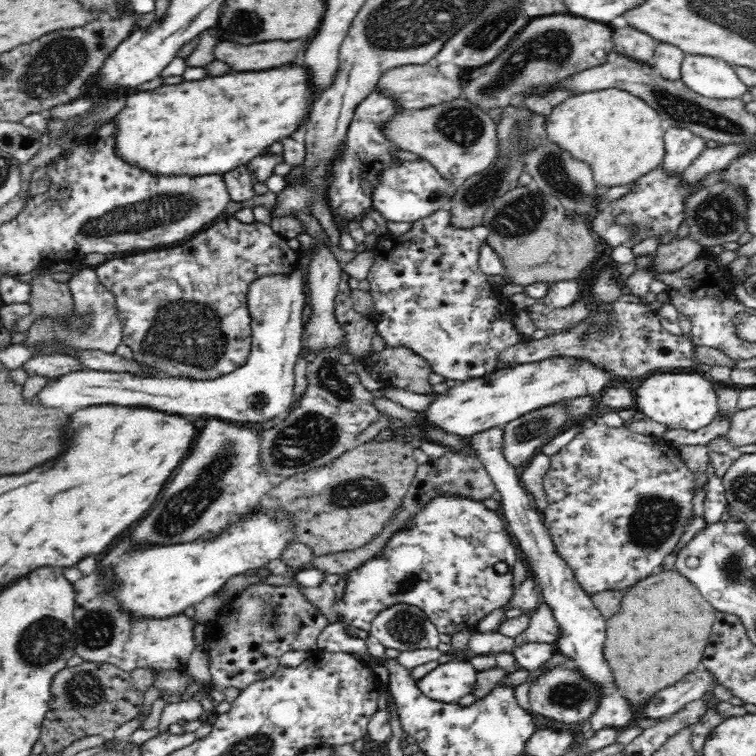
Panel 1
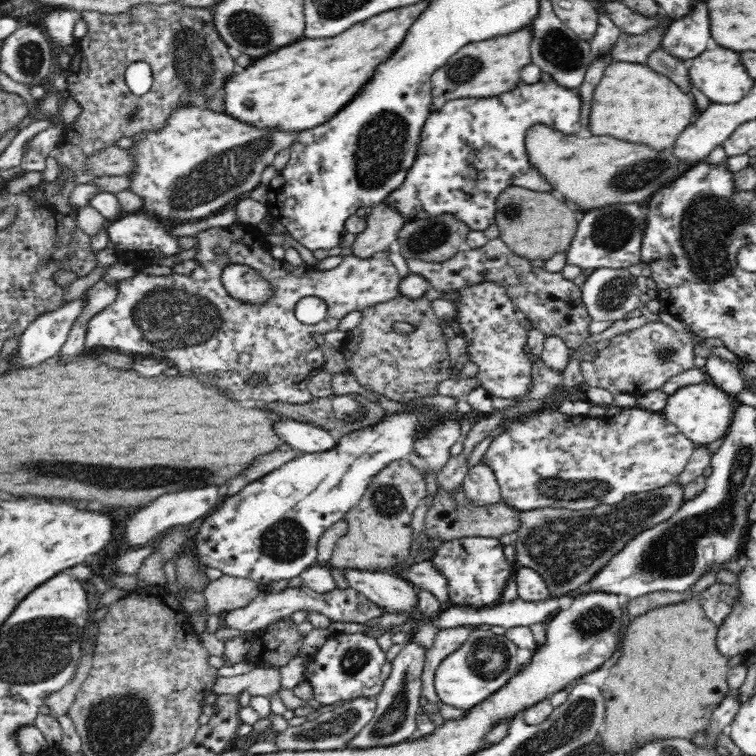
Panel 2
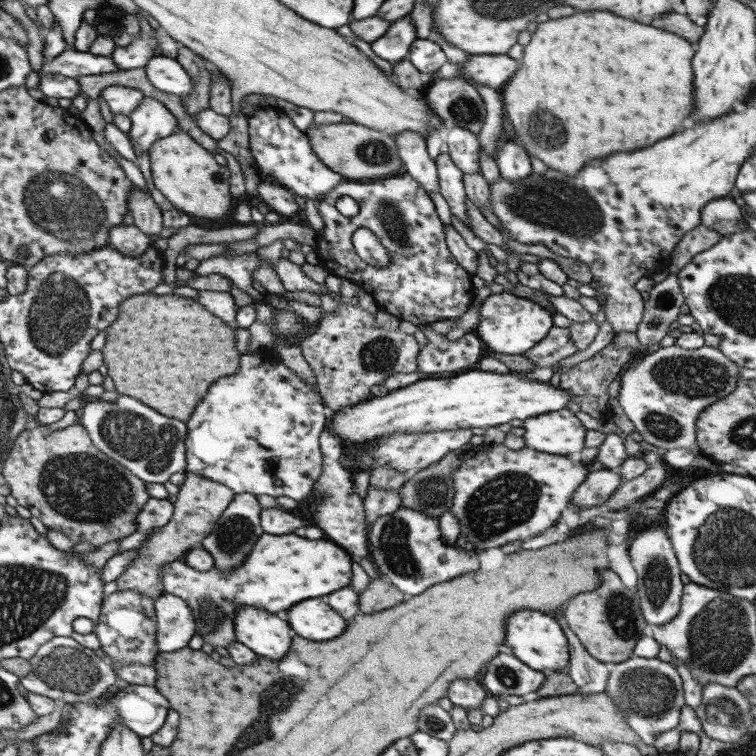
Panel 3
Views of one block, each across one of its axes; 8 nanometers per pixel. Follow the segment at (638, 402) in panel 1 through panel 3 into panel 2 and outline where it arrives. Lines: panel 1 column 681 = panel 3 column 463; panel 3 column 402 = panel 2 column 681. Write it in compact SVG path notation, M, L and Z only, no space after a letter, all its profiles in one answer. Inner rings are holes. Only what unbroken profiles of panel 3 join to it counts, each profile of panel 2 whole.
M710 382L688 384L679 388L667 396L662 410L663 416L697 446L708 445L725 436L730 428L733 412L734 408L728 400L728 394Z

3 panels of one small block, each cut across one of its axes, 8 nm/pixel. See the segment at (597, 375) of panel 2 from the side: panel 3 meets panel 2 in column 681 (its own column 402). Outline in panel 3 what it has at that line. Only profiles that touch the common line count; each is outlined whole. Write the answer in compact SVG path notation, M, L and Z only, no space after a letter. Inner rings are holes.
M345 300L337 305L336 315L324 314L313 331L308 331L297 342L300 353L313 375L316 388L328 411L335 412L369 400L369 388L391 376L417 371L419 344L413 335L398 329L377 328L370 313Z

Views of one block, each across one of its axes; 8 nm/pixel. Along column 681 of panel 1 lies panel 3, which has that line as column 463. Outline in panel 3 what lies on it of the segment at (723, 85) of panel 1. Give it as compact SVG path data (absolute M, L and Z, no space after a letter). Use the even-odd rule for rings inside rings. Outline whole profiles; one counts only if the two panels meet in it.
M506 54L471 55L459 66L455 65L455 77L479 85L500 88L519 68L519 61Z

